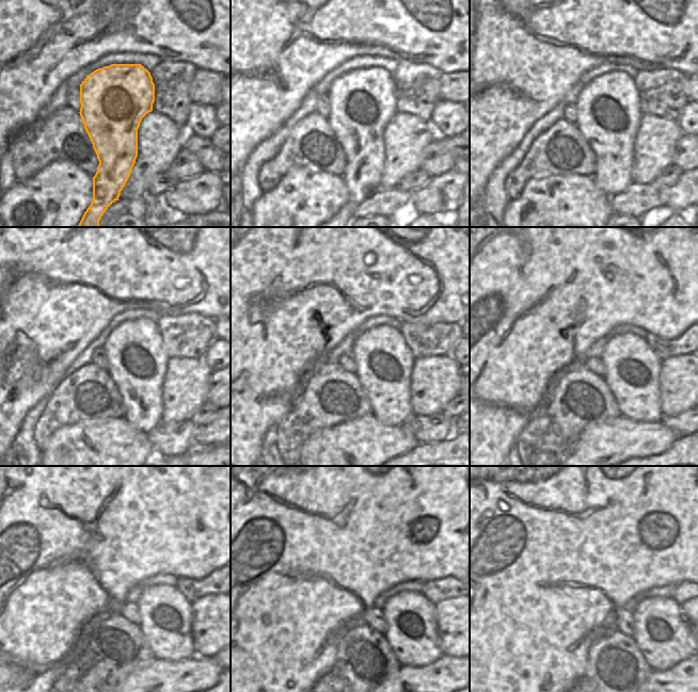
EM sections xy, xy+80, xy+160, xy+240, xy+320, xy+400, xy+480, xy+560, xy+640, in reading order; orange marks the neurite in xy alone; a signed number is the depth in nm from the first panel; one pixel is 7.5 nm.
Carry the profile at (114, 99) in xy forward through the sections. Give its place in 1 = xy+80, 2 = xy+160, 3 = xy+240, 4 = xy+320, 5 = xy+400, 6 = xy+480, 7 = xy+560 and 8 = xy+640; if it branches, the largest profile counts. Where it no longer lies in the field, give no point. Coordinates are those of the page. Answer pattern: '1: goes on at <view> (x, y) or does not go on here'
1: goes on at xy+80 (362, 101)
2: goes on at xy+160 (608, 114)
3: goes on at xy+240 (137, 359)
4: goes on at xy+320 (384, 363)
5: goes on at xy+400 (632, 369)
6: goes on at xy+480 (164, 613)
7: goes on at xy+560 (412, 633)
8: goes on at xy+640 (661, 633)

